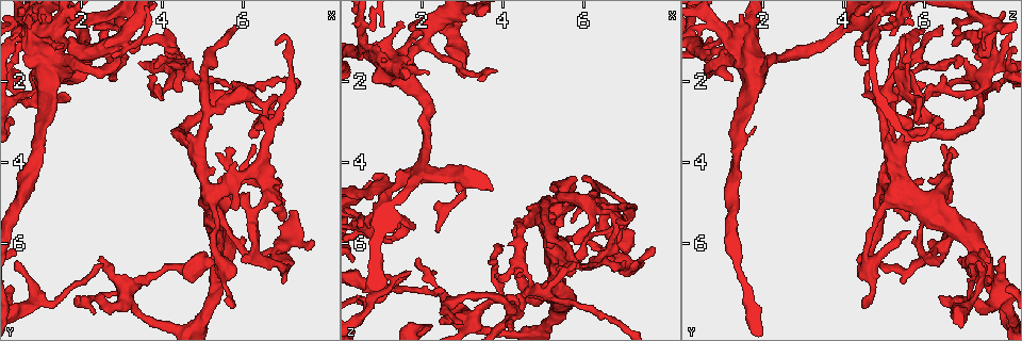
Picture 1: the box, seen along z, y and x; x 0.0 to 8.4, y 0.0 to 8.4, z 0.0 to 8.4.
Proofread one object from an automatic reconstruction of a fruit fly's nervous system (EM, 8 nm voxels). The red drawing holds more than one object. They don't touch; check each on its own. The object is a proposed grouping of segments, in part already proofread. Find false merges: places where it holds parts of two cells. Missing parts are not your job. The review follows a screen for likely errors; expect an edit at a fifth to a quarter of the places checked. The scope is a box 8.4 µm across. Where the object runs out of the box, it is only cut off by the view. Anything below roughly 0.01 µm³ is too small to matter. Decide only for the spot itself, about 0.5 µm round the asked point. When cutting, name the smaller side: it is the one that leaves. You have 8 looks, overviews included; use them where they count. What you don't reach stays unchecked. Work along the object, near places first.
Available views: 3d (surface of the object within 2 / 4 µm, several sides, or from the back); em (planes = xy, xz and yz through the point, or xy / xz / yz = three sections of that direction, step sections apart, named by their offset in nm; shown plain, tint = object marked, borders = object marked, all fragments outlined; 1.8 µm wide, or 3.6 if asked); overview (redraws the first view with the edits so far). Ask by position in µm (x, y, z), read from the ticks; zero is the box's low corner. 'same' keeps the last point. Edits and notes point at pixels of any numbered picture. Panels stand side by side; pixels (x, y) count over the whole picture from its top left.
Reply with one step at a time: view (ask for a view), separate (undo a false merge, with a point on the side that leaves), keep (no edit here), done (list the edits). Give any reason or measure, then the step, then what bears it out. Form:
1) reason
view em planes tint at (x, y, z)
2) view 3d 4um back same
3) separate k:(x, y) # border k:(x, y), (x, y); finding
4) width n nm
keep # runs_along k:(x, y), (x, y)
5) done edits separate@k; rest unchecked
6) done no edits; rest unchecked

arms part here
view em 3.6um planes tint at (5.30, 5.25, 6.25)

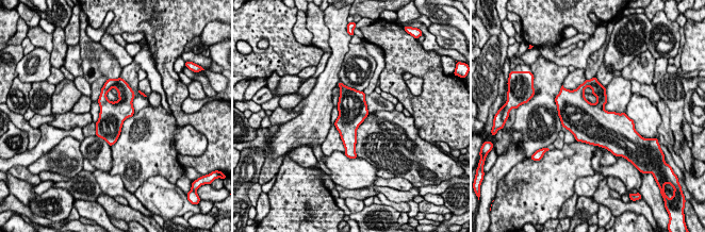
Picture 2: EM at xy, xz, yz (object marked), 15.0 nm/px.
width 400 nm
keep # one cell here

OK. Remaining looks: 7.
side arm on a straight run
view 3d 4um at (6.70, 3.10, 5.10)

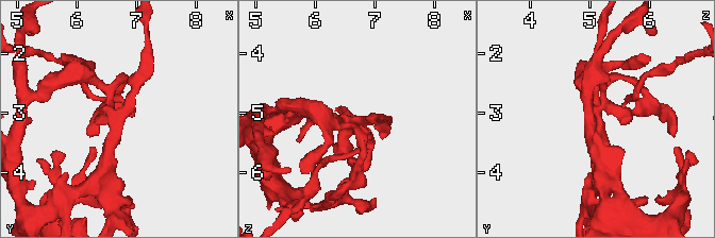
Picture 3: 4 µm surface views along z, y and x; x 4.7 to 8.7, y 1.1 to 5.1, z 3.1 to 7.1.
view em planes borders at (6.65, 3.10, 5.15)

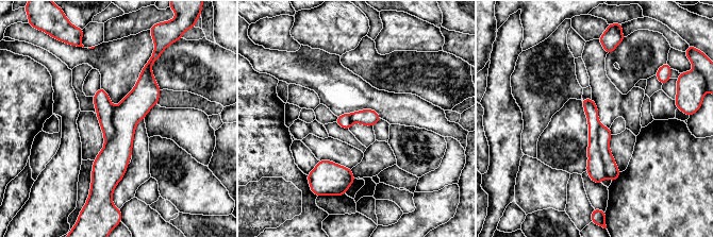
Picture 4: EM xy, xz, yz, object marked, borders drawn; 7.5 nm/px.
width 130 nm
keep # one cell here

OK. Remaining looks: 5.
four or more arms meet
view 3d 4um at (0.60, 2.50, 5.70)

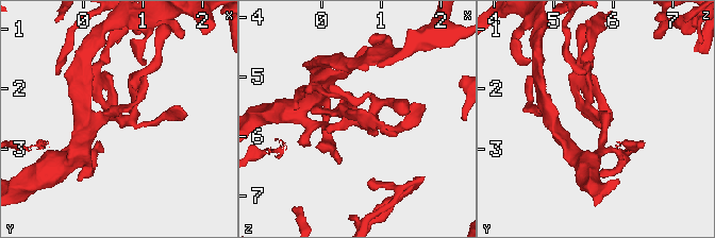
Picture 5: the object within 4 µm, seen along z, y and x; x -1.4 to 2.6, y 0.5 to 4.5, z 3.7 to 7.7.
now the EM
view em planes borders at (0.55, 2.45, 5.70)

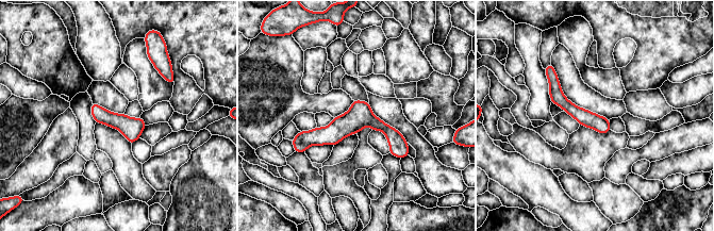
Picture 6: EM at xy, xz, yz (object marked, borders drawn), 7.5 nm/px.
keep # runs_along 6:(297, 142), (374, 121), (405, 153); continuous, no second cell

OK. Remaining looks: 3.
done no edits; rest unchecked

